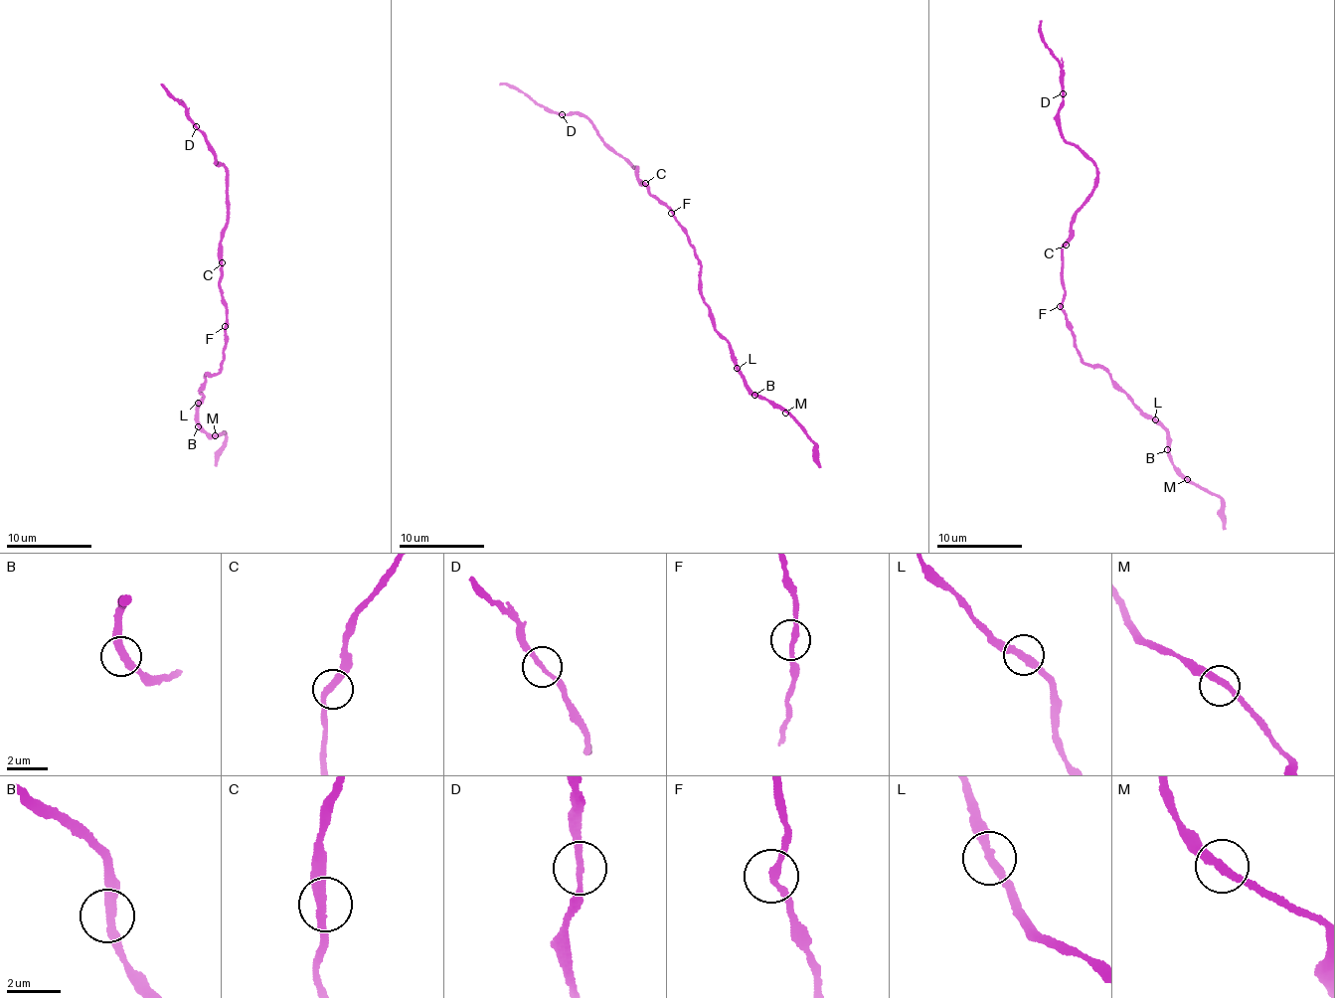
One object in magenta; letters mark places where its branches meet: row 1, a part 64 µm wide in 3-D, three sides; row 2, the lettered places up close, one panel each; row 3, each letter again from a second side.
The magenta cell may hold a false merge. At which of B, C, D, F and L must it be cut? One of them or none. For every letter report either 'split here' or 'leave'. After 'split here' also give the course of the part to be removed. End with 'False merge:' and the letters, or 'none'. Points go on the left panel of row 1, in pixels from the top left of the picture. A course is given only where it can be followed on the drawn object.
B: leave
C: leave
D: leave
F: leave
L: leave
False merge: none

